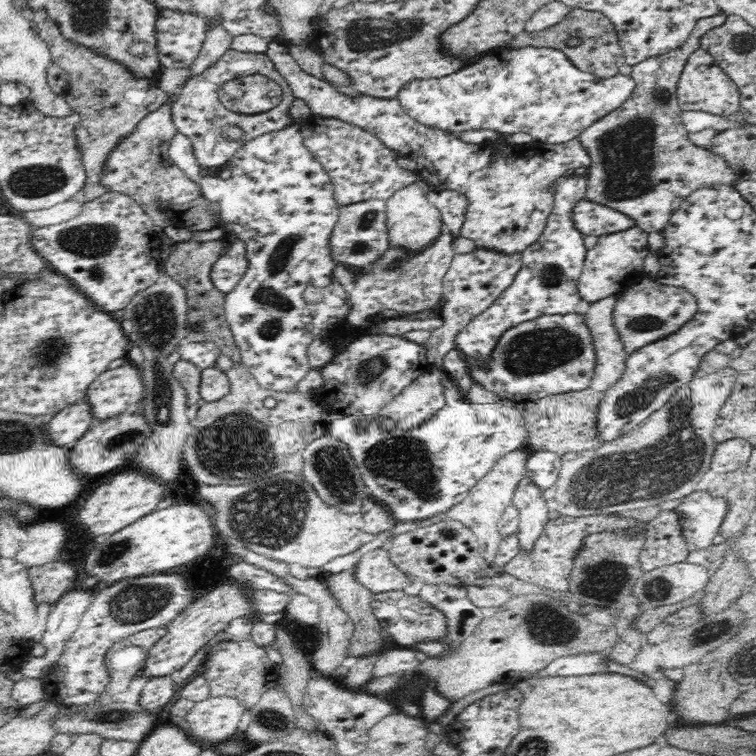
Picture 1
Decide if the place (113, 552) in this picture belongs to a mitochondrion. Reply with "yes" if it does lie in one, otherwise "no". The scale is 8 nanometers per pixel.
yes

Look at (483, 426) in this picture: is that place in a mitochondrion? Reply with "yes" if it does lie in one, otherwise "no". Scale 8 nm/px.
no

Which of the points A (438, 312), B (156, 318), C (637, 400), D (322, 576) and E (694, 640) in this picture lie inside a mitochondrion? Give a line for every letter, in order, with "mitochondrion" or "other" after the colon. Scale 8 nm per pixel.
A: other
B: mitochondrion
C: mitochondrion
D: other
E: mitochondrion

